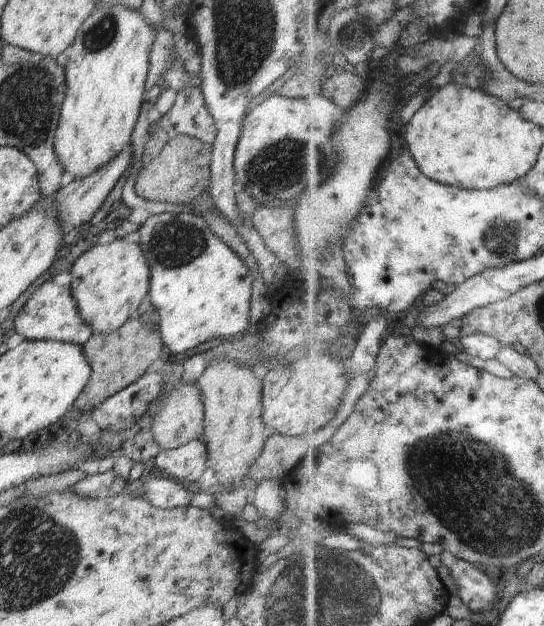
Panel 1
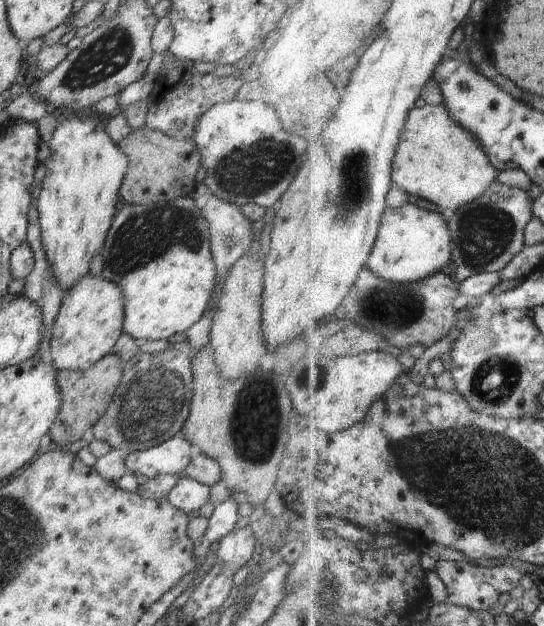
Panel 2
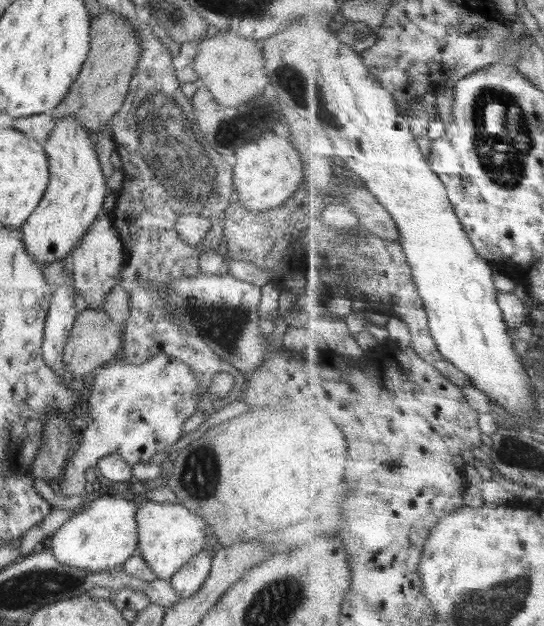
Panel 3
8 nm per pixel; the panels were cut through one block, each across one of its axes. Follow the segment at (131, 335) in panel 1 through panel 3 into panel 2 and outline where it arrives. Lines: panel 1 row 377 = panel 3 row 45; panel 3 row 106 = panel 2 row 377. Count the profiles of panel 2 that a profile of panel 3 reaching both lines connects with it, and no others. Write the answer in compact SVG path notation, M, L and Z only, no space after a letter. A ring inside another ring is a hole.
M108 354L88 370L57 372L55 381L61 396L60 408L48 432L54 447L67 449L72 442L80 440L85 430L94 426L106 412L122 376L121 362L117 356Z

